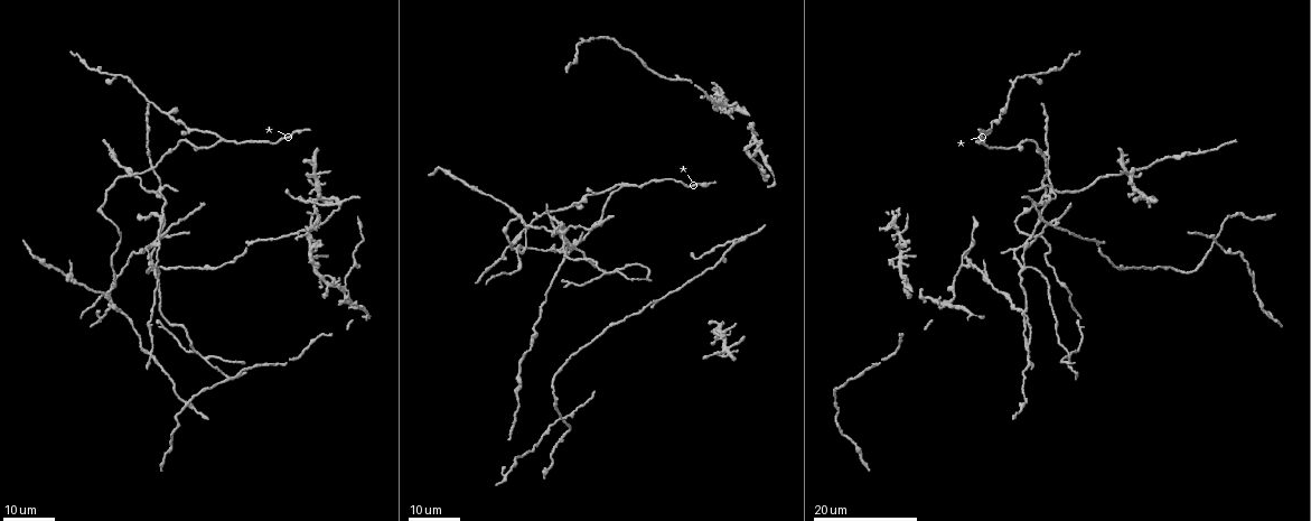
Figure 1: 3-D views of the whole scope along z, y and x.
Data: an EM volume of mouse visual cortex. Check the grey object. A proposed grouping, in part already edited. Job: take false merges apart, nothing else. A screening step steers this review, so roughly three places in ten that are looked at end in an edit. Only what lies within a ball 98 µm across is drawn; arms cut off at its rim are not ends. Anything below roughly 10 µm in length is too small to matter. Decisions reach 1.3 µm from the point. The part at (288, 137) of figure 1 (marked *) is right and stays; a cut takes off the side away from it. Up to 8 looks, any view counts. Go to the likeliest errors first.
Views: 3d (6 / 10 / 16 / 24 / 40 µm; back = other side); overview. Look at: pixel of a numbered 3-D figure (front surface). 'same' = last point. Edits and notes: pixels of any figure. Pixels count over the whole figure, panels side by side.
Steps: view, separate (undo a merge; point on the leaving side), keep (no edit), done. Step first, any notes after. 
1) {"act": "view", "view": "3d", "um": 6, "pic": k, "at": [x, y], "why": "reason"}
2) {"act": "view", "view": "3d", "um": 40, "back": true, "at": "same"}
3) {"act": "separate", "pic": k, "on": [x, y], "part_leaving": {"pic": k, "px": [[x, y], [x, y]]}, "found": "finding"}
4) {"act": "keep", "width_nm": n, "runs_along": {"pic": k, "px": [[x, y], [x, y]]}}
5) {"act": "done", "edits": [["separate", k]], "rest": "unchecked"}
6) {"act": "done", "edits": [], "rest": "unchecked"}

{"act": "view", "view": "3d", "um": 16, "pic": 1, "at": [1046, 167], "why": "four-way junction"}

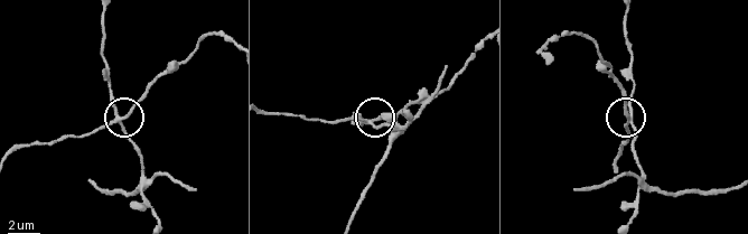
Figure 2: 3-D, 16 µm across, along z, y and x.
{"act": "view", "view": "3d", "um": 10, "pic": 2, "at": [118, 122], "why": "closer look"}

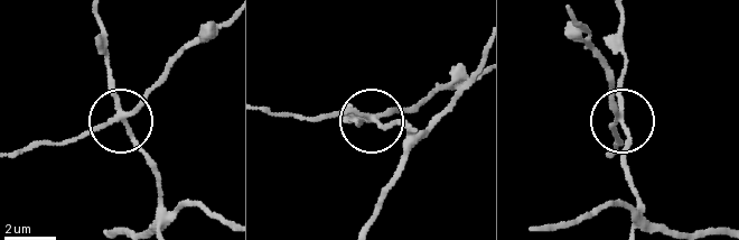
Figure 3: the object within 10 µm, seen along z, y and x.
{"act": "view", "view": "3d", "um": 6, "pic": 3, "at": [374, 116]}

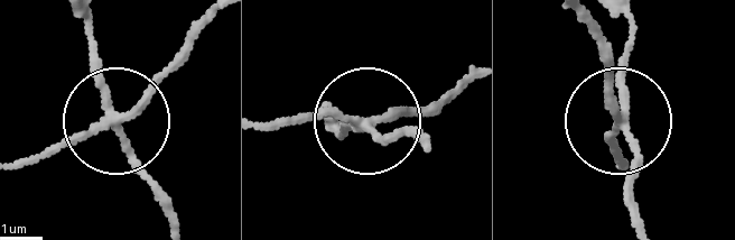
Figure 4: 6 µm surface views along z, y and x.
{"act": "separate", "pic": 4, "on": [95, 54], "part_leaving": {"pic": 4, "px": [[112, 125], [169, 228]]}, "found": "two neurons meet here"}

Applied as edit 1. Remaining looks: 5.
{"act": "view", "view": "3d", "um": 24, "pic": 1, "at": [1215, 241]}

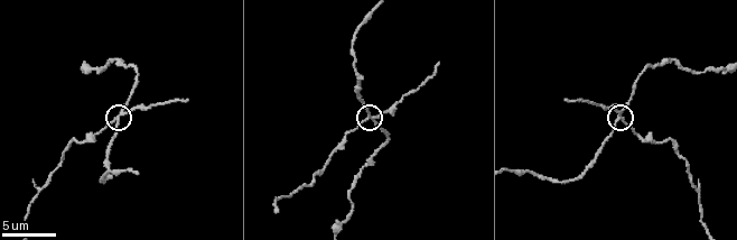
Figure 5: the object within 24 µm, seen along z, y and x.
{"act": "view", "view": "3d", "um": 6, "pic": 5, "at": [621, 120]}

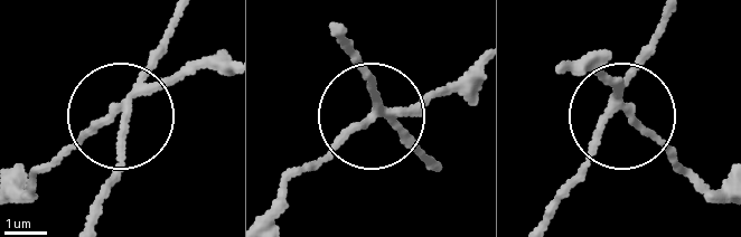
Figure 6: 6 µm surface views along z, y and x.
{"act": "separate", "pic": 6, "on": [193, 68], "side_arm_um": 19, "part_leaving": {"pic": 6, "px": [[128, 95], [13, 188]]}, "found": "a second neuron is stuck on"}

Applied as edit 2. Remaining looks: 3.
{"act": "view", "view": "overview", "why": "redraw"}

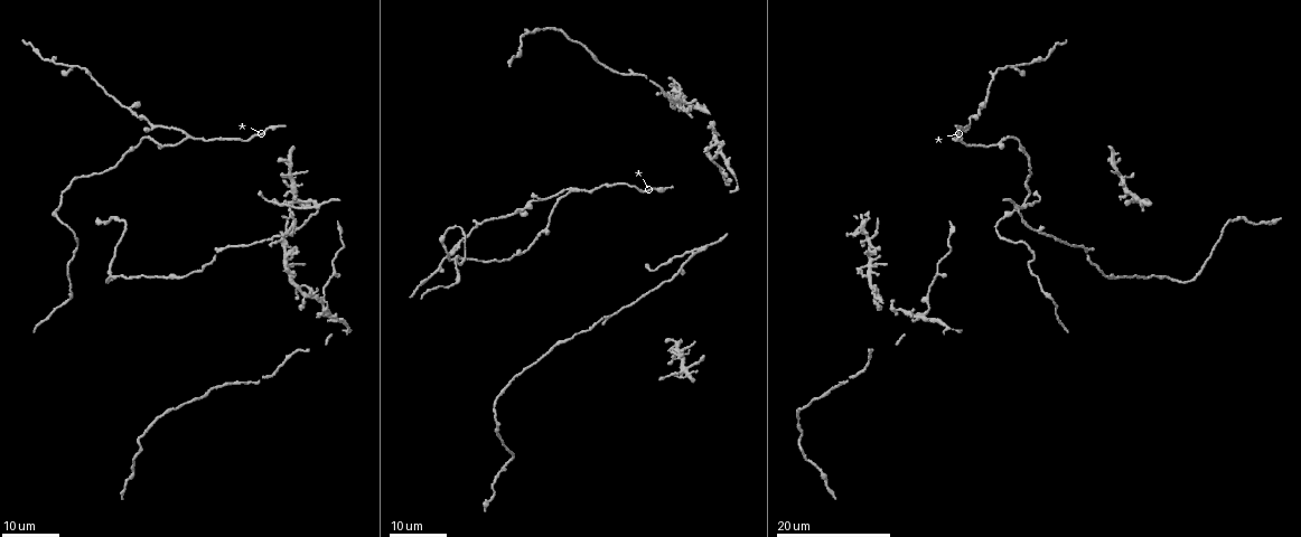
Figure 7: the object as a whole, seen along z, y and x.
{"act": "view", "view": "3d", "um": 24, "pic": 7, "at": [460, 263], "why": "calibre changes"}

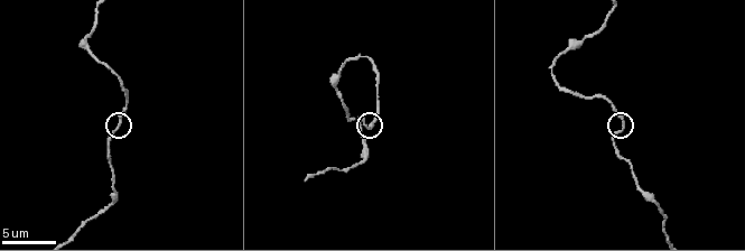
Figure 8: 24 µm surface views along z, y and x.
{"act": "view", "view": "3d", "um": 6, "pic": 8, "at": [371, 129]}

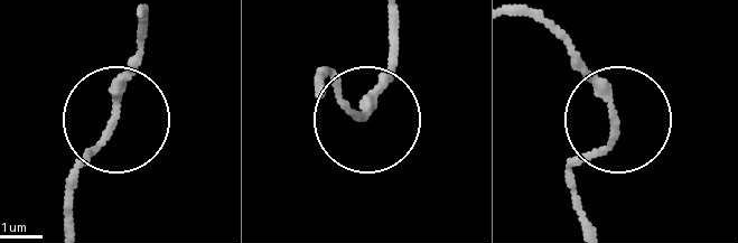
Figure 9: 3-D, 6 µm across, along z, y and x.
{"act": "keep", "runs_along": {"pic": 9, "px": [[142, 12], [139, 66], [72, 190]]}, "found": "continuous, no second neuron"}

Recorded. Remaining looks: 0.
{"act": "done", "edits": [["separate", 4], ["separate", 6]], "rest": "unchecked"}

